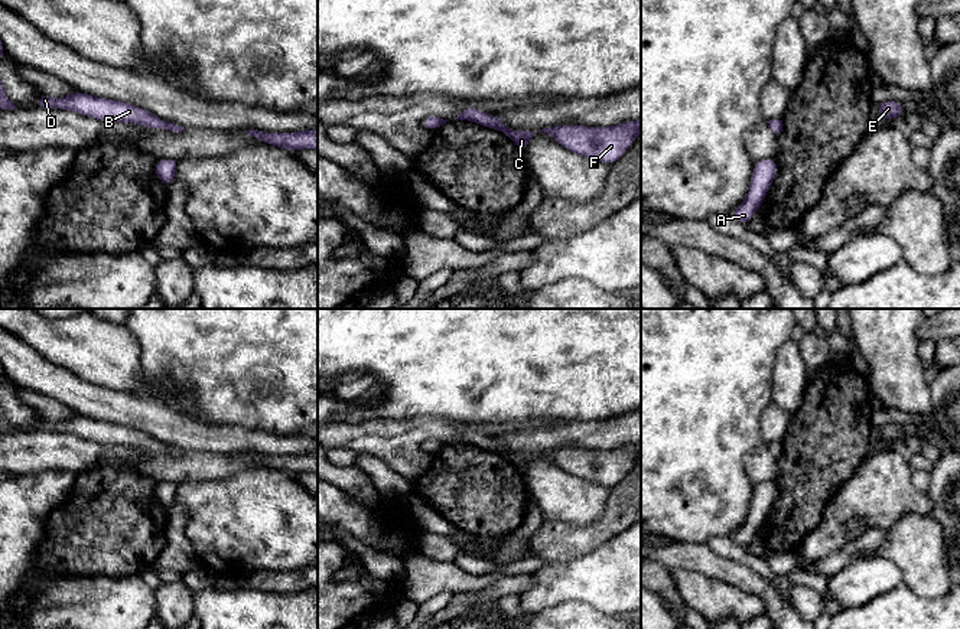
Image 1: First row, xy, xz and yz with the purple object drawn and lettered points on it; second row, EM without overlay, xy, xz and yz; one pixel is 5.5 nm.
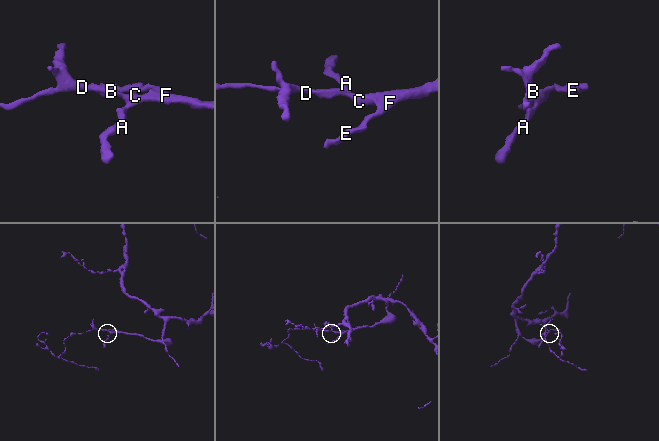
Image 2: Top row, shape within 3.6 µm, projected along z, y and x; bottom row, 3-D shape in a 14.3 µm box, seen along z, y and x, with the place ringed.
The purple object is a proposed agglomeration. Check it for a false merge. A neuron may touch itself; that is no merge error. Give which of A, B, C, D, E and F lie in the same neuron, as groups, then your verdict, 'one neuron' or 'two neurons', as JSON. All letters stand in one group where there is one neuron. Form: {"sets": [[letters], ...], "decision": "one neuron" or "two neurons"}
{"sets": [["A", "B", "C", "D", "E", "F"]], "decision": "one neuron"}

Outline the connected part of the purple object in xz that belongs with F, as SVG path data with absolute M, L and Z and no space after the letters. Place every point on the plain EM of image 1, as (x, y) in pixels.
M641 443L611 450L556 449L540 454L576 478L612 488L641 456Z

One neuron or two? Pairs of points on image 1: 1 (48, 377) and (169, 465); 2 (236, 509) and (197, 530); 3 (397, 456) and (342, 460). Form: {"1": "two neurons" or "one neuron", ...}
{"1": "two neurons", "2": "one neuron", "3": "two neurons"}

